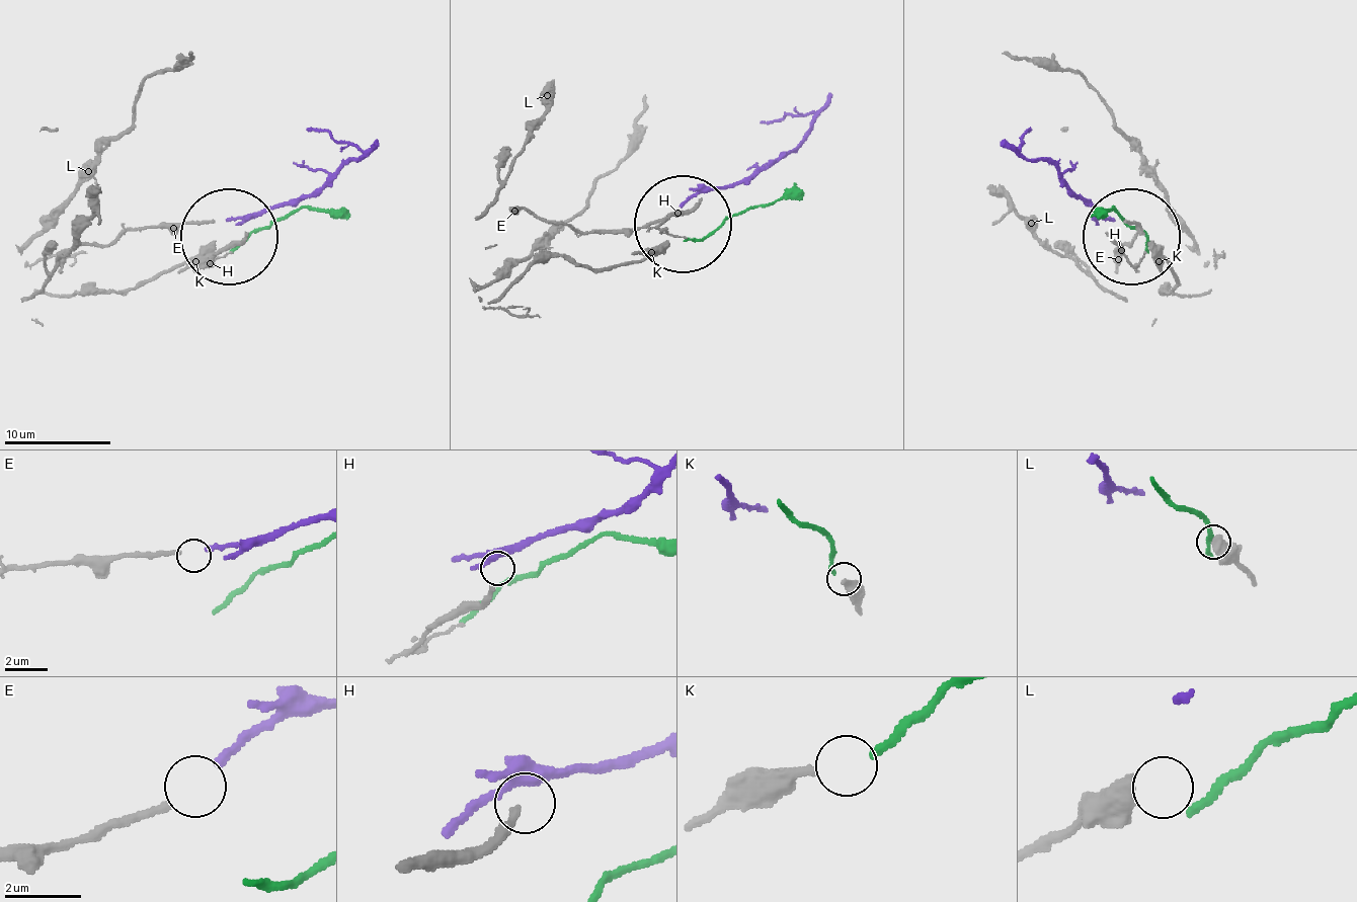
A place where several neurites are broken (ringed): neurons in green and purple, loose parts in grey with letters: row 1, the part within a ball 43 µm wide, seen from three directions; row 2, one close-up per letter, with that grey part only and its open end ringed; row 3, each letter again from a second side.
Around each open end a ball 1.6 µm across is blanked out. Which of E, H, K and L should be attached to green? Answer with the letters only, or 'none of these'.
K

